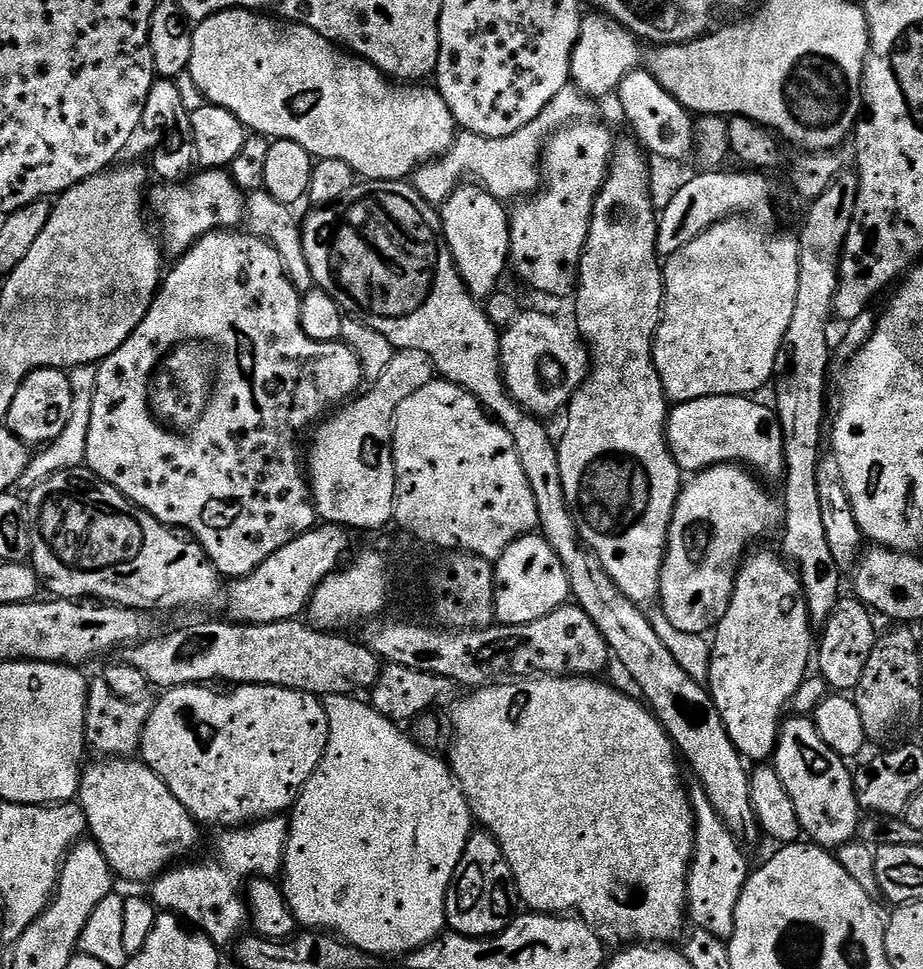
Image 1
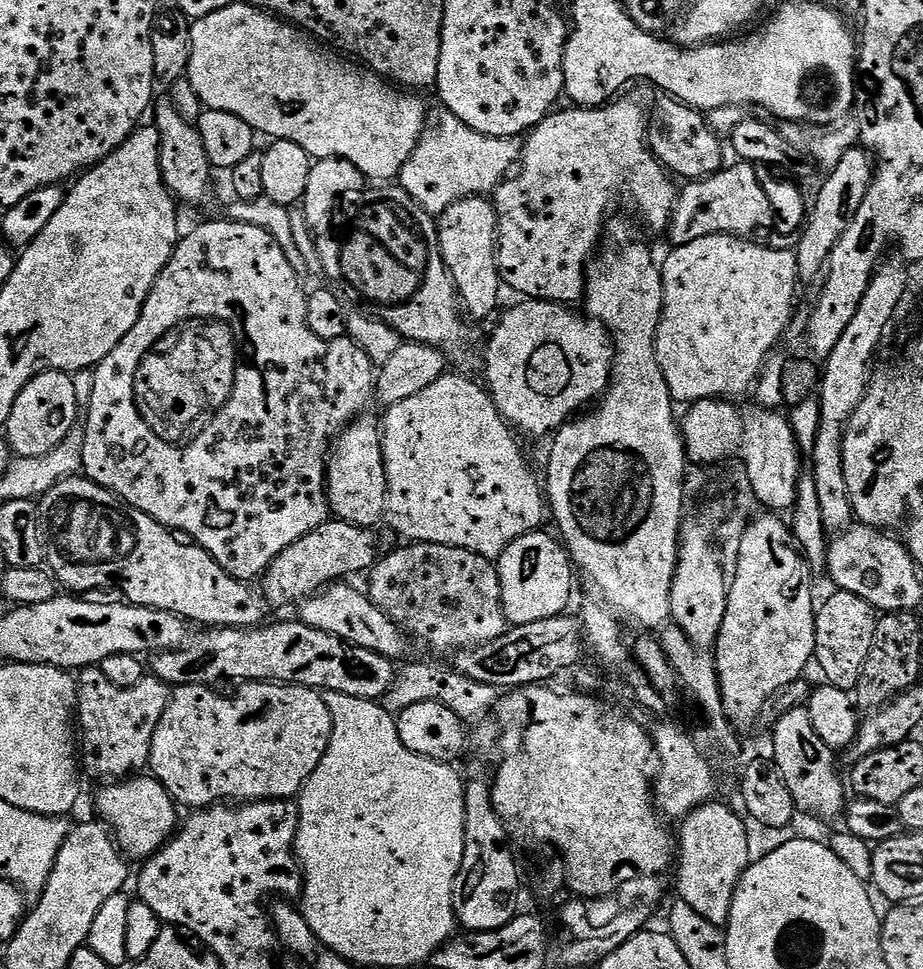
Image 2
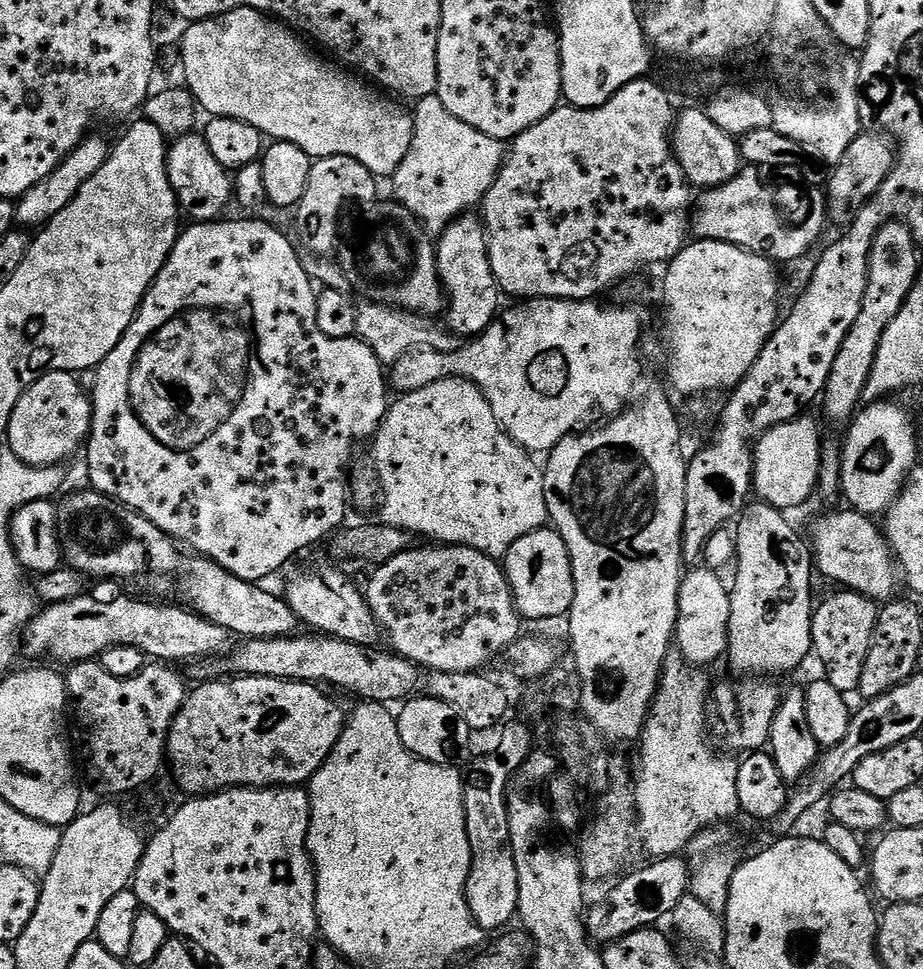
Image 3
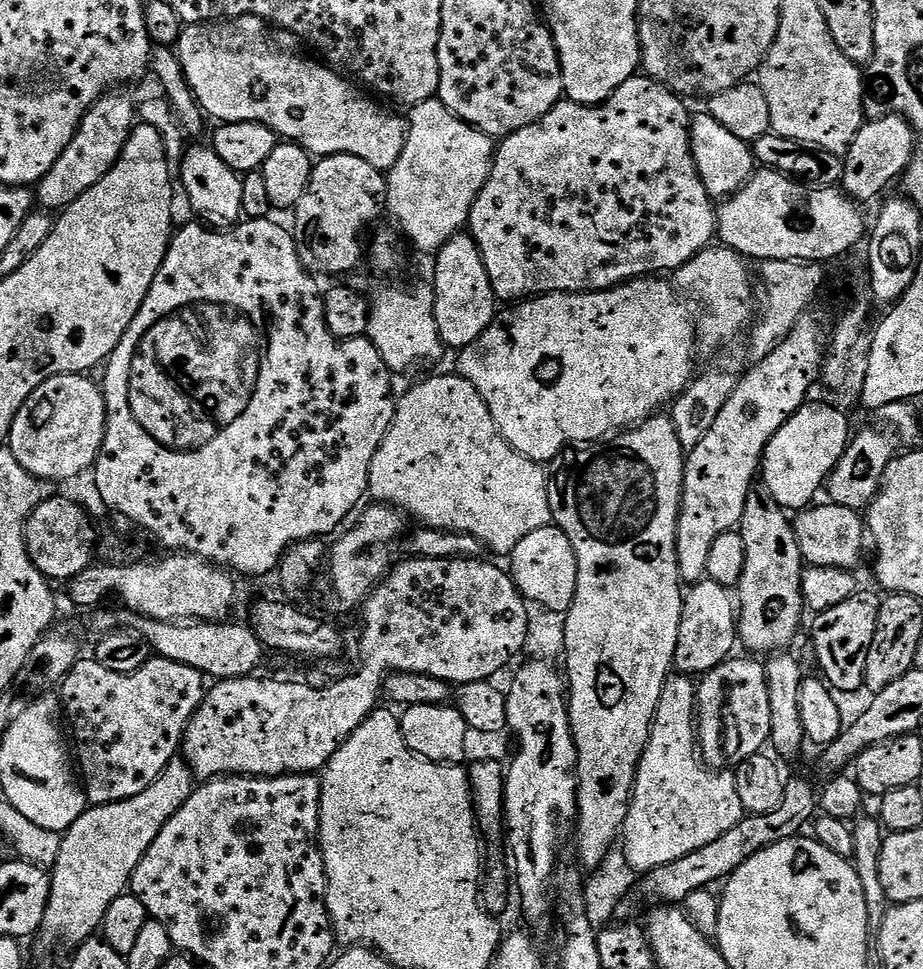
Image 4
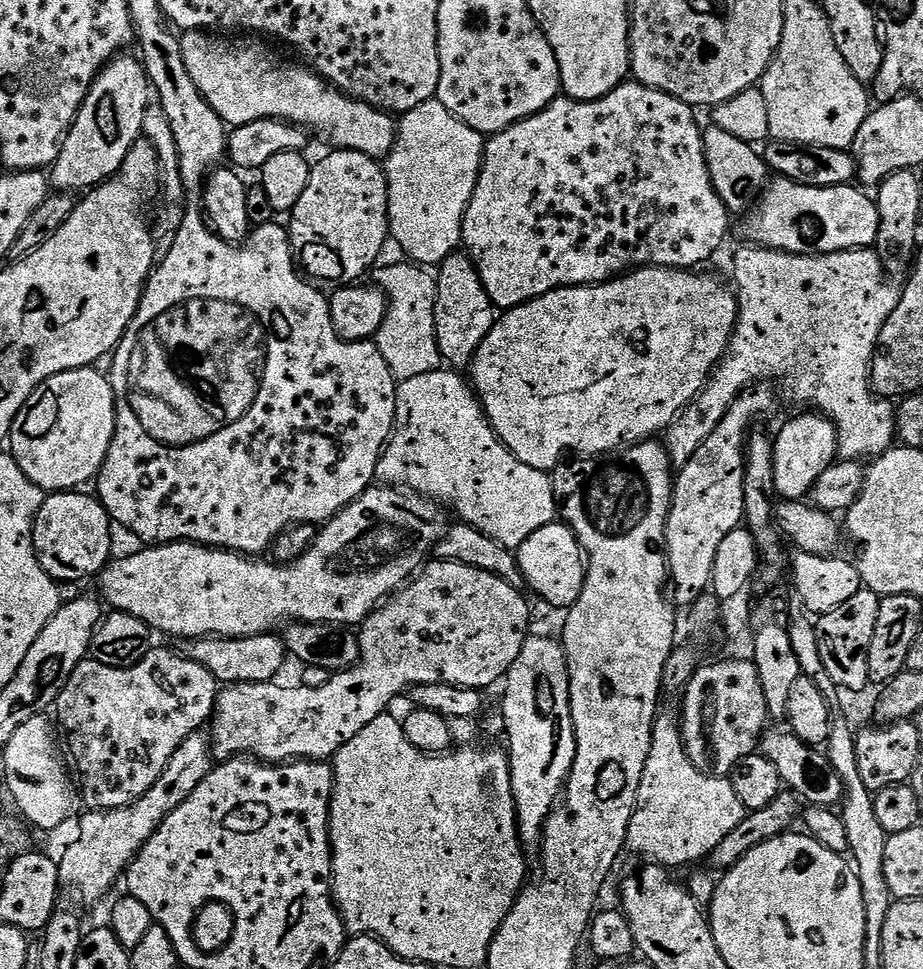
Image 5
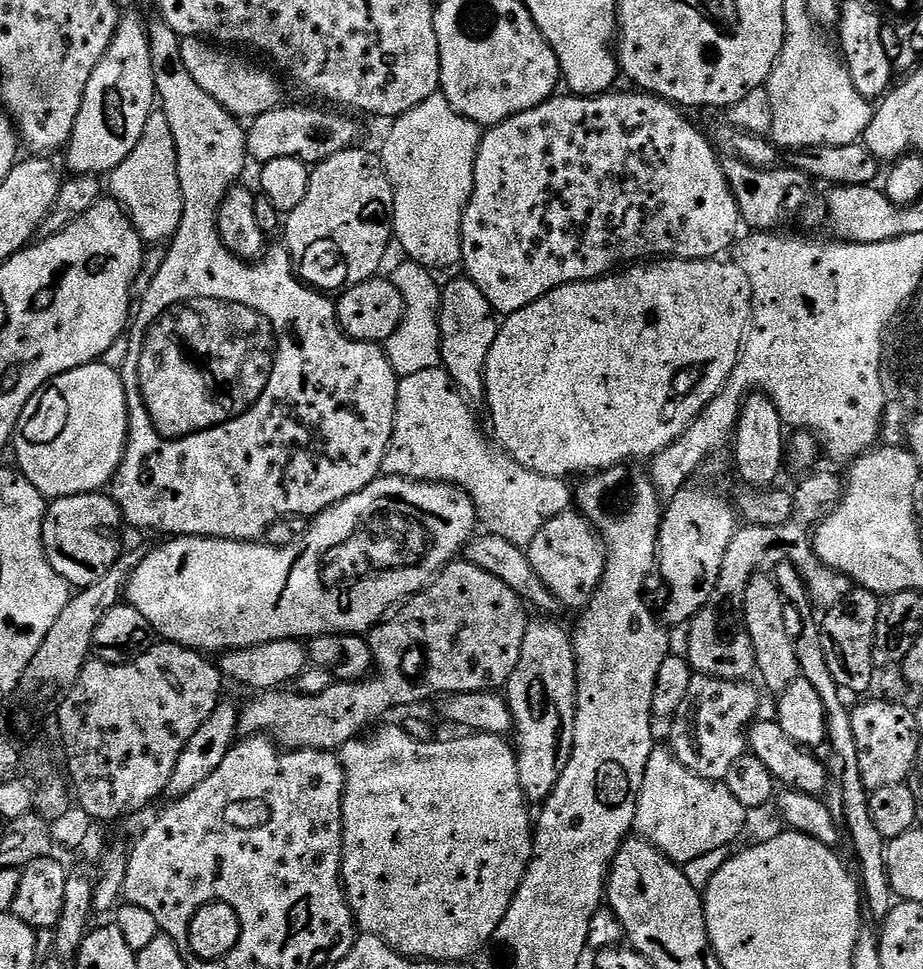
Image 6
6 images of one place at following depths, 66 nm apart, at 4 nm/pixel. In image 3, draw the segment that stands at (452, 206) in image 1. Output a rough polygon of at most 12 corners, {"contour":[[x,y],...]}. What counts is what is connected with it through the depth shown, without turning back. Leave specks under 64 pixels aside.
{"contour":[[479,215],[435,241],[448,328],[475,338],[501,311]]}

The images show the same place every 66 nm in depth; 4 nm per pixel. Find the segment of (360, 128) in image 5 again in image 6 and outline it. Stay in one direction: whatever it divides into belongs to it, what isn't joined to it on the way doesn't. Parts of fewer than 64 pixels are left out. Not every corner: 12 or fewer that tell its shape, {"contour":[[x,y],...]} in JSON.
{"contour":[[198,36],[180,41],[194,82],[231,116],[281,107],[264,68]]}

